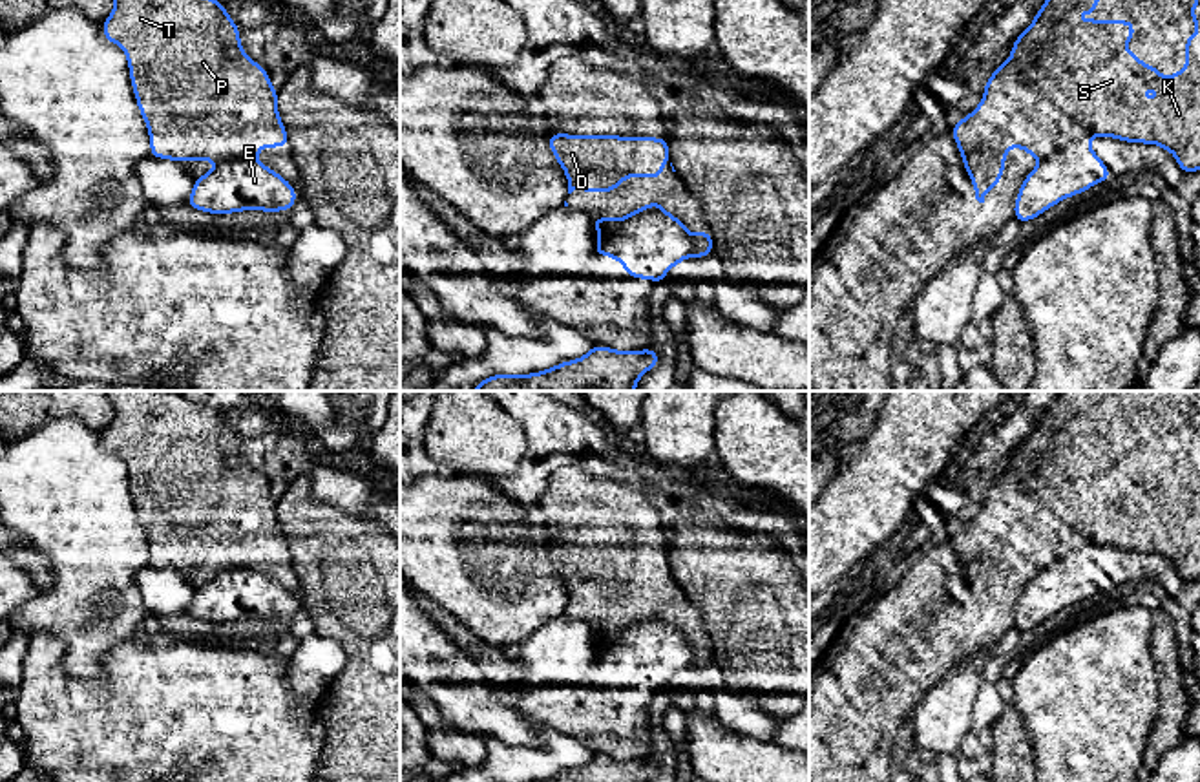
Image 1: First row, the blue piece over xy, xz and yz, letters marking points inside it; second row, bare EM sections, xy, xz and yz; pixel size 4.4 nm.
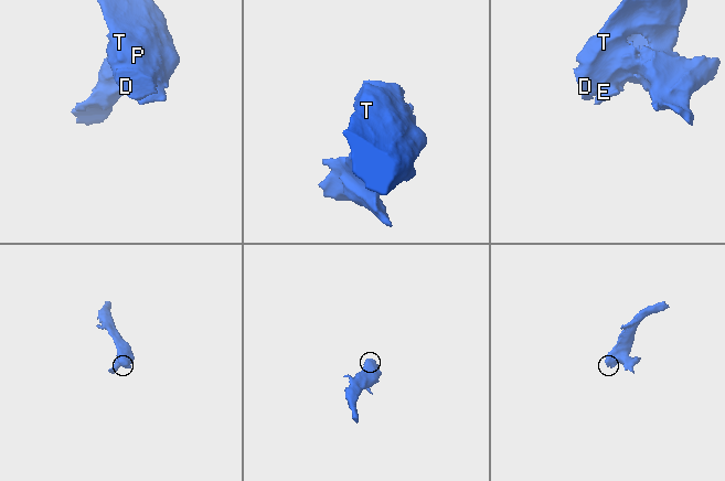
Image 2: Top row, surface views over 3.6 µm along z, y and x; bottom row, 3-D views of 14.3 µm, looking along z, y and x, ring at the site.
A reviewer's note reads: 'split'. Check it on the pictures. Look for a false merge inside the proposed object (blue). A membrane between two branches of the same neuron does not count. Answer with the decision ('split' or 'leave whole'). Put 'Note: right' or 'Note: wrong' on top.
Note: right
split

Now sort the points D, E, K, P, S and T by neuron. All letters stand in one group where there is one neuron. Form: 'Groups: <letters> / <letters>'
Groups: D K P S T / E

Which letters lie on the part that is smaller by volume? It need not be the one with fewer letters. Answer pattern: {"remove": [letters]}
{"remove": ["E"]}

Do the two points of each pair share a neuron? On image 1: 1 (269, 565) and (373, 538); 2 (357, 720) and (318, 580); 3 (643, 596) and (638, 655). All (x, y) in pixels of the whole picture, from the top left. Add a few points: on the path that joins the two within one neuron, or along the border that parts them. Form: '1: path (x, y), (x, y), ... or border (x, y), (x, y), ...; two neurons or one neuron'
1: border (289, 552), (298, 591); two neurons
2: path (358, 686), (358, 620), (353, 614); one neuron
3: border (632, 620), (629, 623); two neurons

